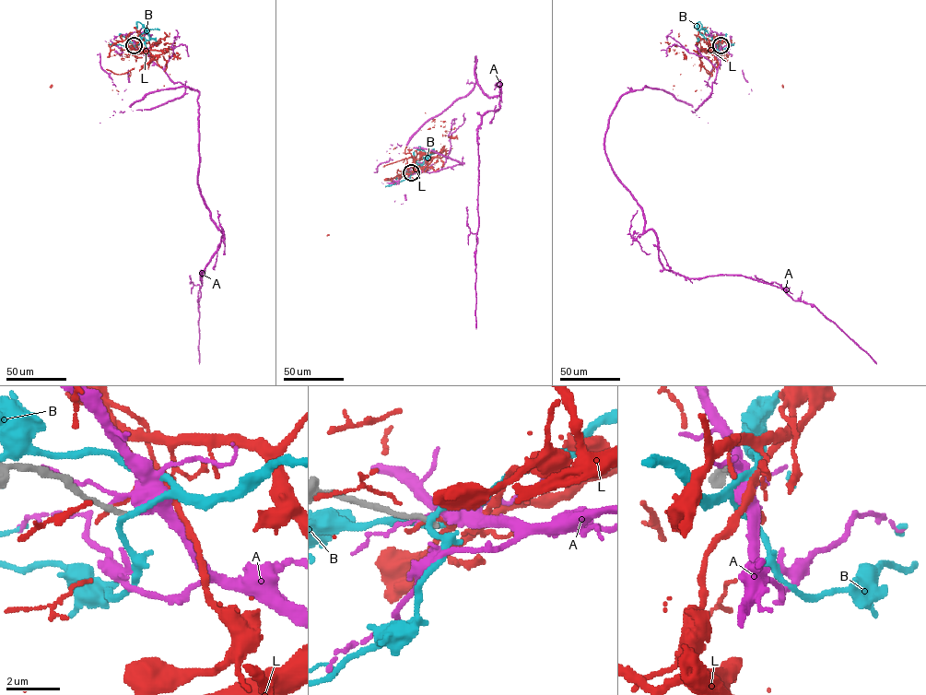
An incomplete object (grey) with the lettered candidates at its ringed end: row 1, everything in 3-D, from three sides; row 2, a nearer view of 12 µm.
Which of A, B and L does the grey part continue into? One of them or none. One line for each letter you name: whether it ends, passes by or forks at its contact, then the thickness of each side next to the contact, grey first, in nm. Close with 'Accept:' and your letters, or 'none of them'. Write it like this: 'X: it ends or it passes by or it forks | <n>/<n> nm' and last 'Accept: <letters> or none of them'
Accept: none of them

